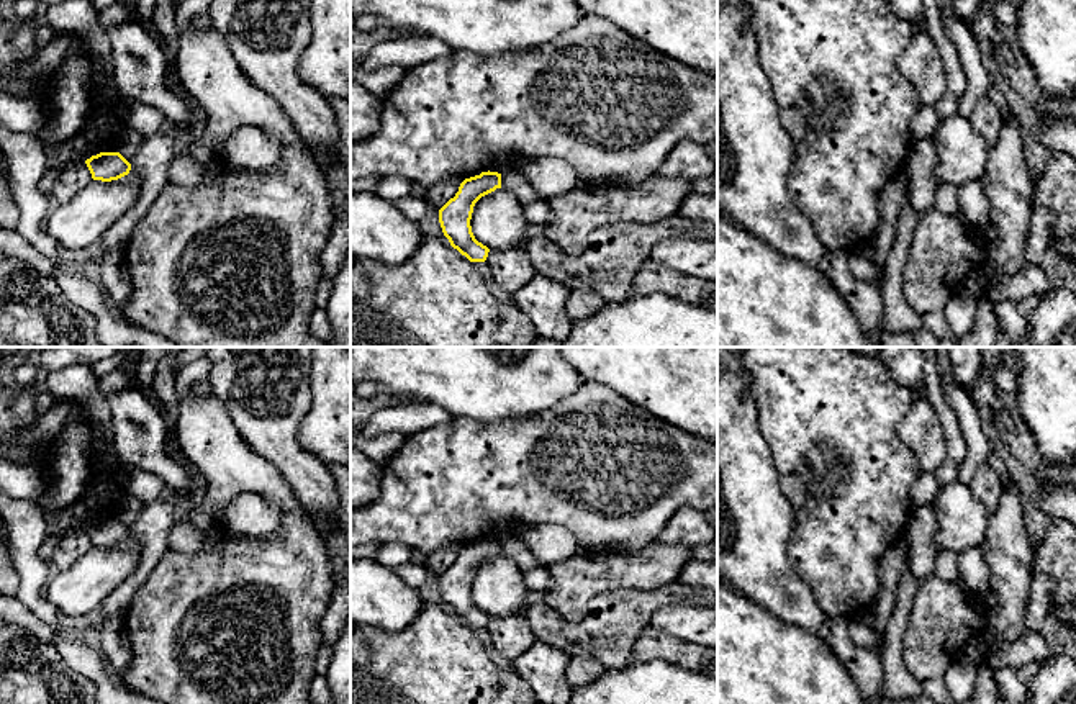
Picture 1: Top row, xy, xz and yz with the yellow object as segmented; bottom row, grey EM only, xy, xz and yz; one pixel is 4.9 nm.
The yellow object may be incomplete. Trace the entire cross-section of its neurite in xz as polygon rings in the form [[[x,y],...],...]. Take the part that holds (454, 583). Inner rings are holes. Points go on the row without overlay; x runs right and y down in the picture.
[[[481,539],[465,545],[454,565],[439,576],[439,589],[450,612],[470,629],[485,629],[490,616],[478,609],[472,599],[470,586],[475,570],[501,555],[501,540]]]

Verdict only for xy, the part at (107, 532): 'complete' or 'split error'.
complete

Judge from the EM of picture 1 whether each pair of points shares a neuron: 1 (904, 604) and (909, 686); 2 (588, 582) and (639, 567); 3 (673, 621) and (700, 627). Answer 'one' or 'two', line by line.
1: one
2: one
3: one

